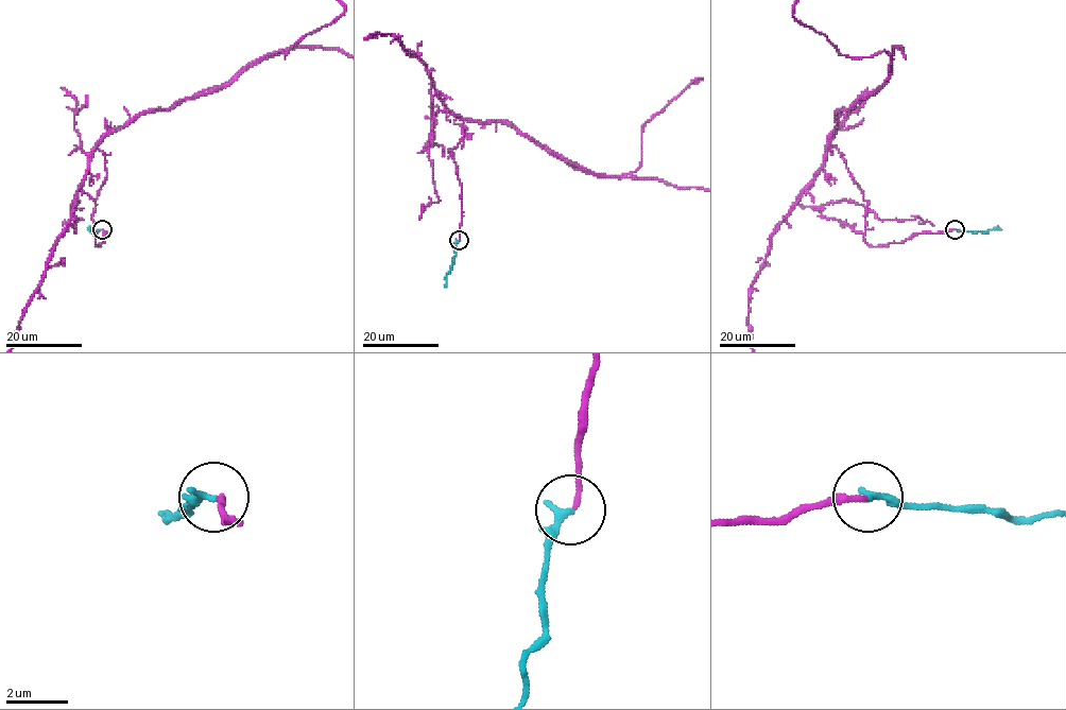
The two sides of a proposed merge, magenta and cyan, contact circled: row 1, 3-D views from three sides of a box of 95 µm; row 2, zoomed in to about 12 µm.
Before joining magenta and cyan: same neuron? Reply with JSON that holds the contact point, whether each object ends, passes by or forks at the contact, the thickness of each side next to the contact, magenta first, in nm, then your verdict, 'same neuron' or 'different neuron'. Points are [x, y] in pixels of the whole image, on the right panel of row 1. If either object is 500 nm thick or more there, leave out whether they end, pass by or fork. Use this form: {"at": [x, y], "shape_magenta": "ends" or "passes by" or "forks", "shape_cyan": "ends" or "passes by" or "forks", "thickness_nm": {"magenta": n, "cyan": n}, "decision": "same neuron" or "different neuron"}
{"at": [955, 229], "shape_magenta": "ends", "shape_cyan": "ends", "thickness_nm": {"magenta": 180, "cyan": 240}, "decision": "same neuron"}

